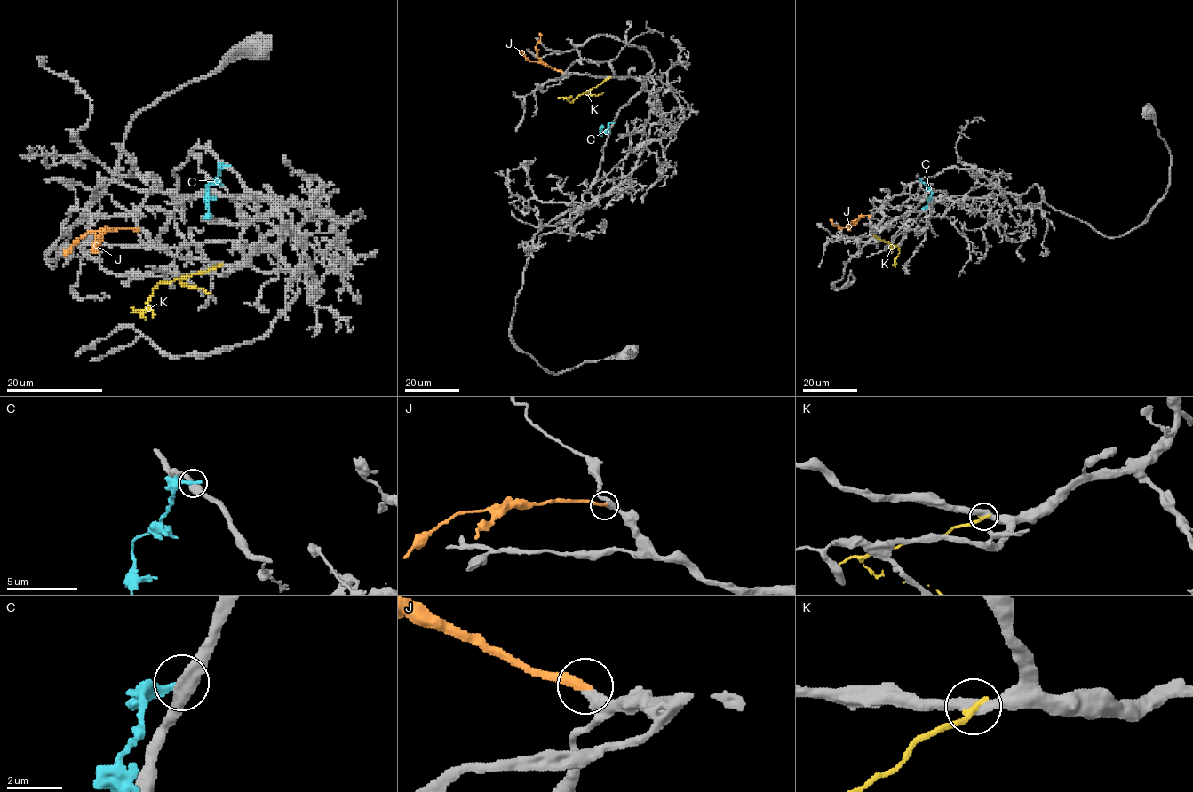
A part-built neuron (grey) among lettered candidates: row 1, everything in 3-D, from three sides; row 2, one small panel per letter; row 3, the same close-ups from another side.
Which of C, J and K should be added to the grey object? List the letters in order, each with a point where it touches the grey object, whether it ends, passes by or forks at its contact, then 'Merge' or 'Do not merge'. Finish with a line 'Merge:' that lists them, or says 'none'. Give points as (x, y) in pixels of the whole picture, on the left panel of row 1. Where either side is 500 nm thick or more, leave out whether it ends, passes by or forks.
C: Touches grey at (227, 166). It ends there. Do not merge
J: Touches grey at (138, 229). It ends there. Merge
K: Touches grey at (220, 265). It ends there. Do not merge
Merge: J

